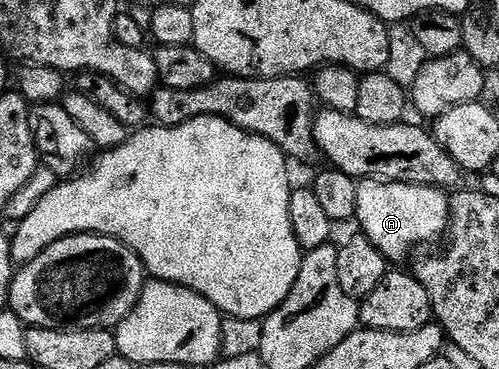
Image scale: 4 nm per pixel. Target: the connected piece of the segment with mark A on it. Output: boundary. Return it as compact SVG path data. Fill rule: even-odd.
M385 179L358 181L358 215L356 225L385 255L387 262L402 261L411 256L413 245L434 241L445 234L450 224L450 197L436 187L413 185Z

